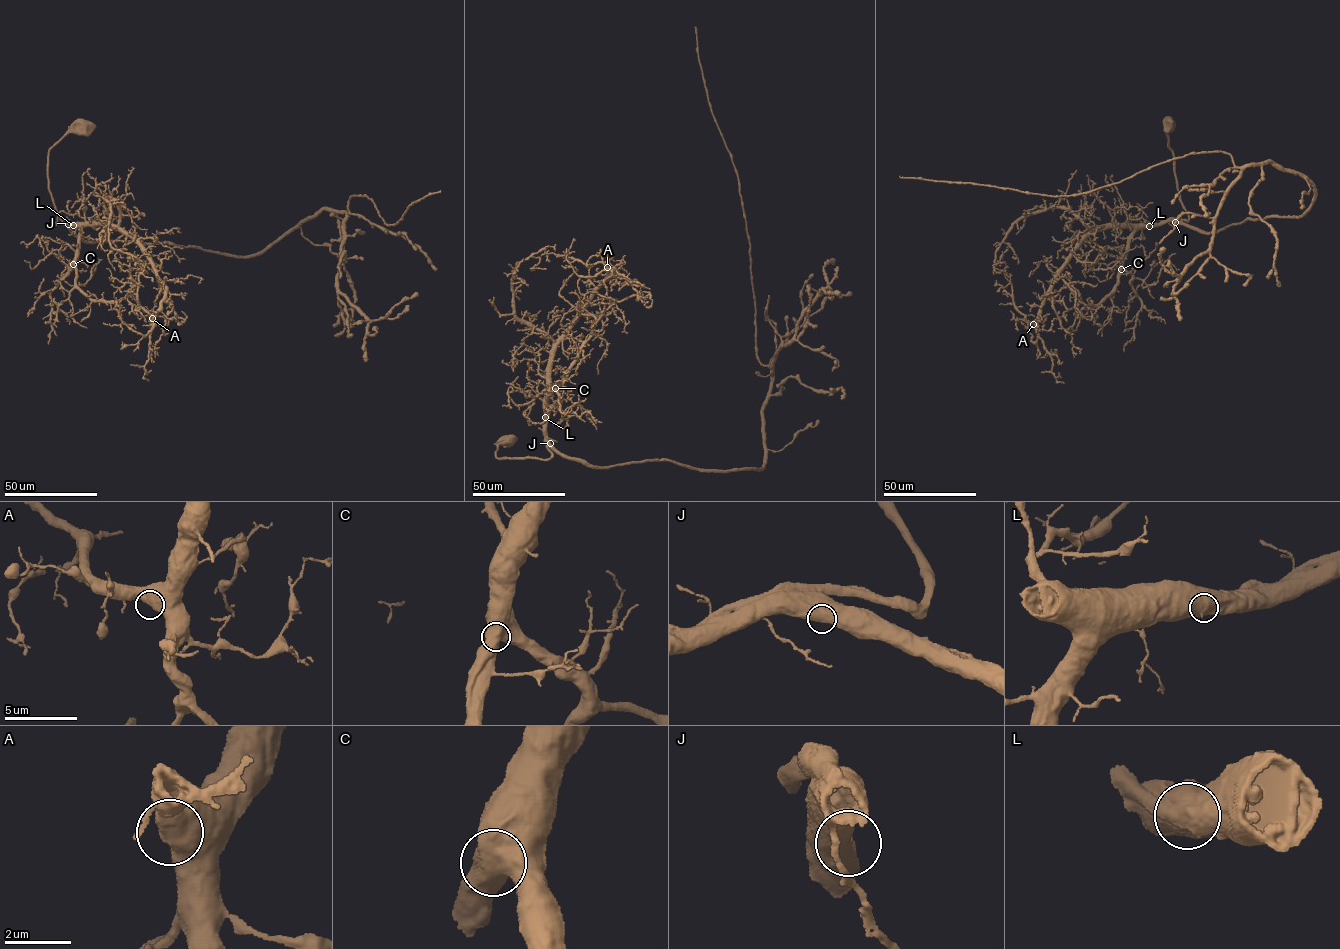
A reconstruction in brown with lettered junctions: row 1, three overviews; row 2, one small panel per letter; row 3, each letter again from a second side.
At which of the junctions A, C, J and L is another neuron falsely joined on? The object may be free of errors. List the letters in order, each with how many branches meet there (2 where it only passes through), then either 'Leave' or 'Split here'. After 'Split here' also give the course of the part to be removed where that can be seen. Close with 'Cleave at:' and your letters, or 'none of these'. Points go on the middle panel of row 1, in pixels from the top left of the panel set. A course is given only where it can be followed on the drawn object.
A: Branches: 1. Leave
C: Branches: 1. Leave
J: Branches: 1. Leave
L: Branches: 1. Leave
Cleave at: none of these

